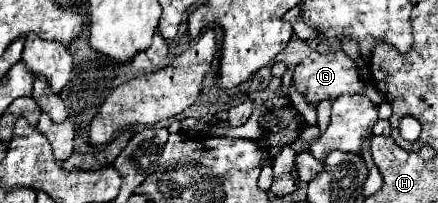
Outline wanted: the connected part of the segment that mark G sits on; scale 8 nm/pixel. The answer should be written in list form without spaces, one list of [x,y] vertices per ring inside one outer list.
[[[344,50],[326,52],[326,54],[312,52],[304,62],[300,62],[296,66],[294,84],[296,84],[298,92],[302,92],[310,104],[320,102],[322,98],[336,98],[342,94],[356,94],[356,92],[364,92],[374,104],[380,104],[384,100],[384,96],[374,86],[364,86],[364,82],[360,82],[358,72],[354,70],[354,62],[346,56]]]

